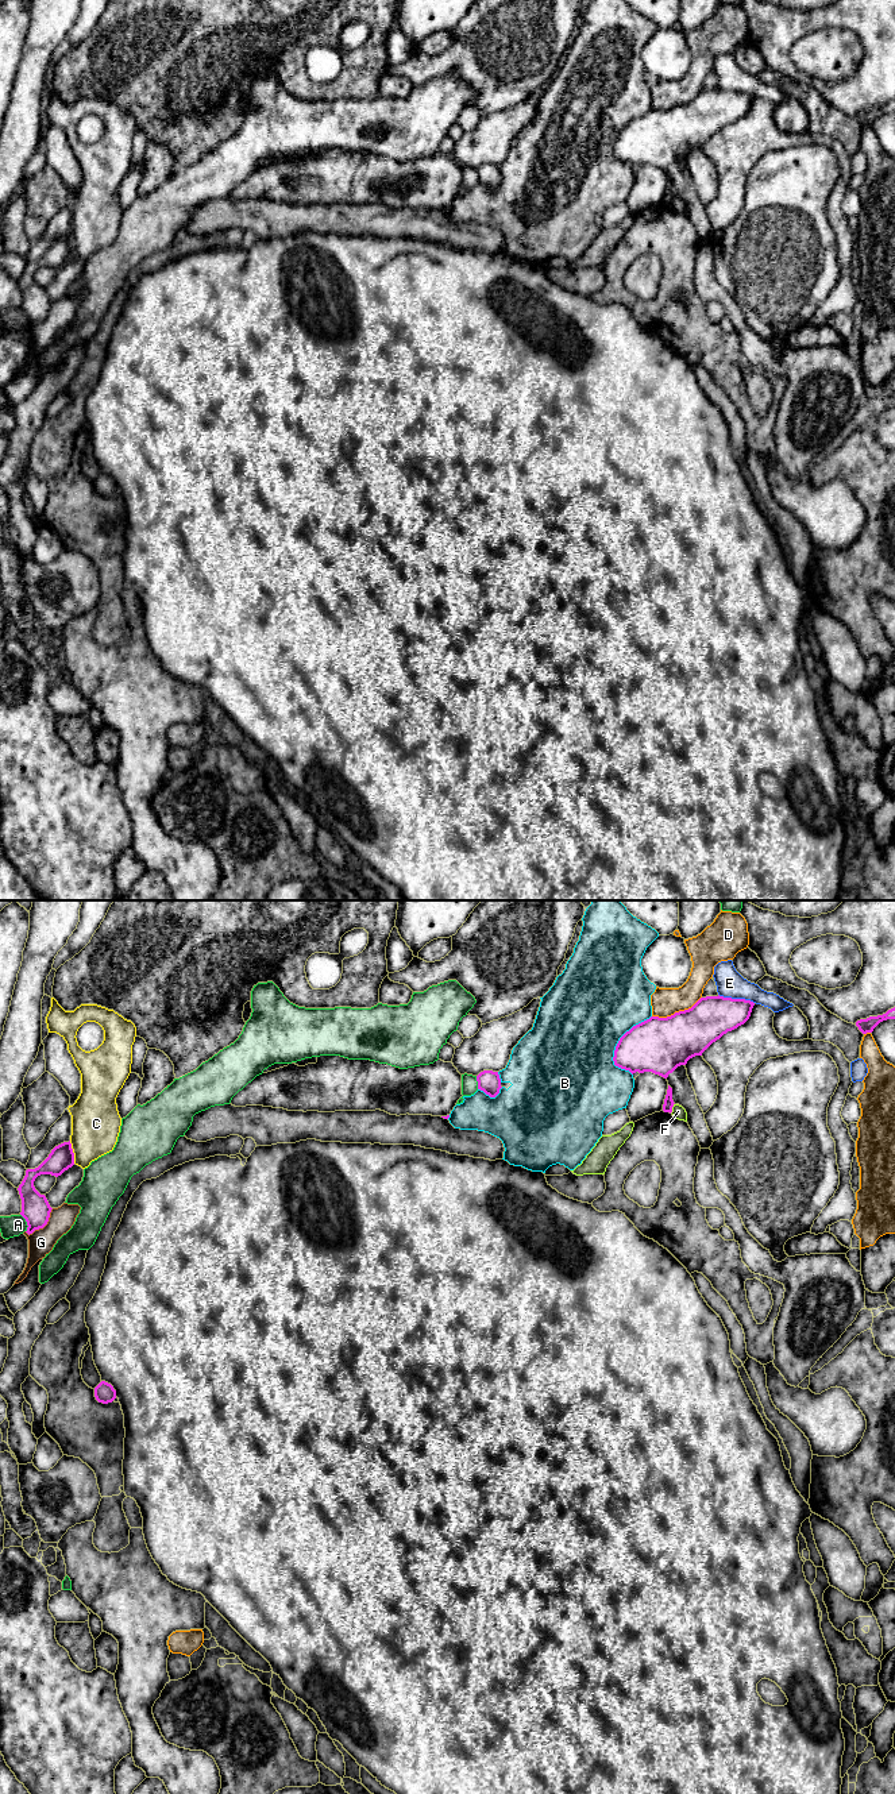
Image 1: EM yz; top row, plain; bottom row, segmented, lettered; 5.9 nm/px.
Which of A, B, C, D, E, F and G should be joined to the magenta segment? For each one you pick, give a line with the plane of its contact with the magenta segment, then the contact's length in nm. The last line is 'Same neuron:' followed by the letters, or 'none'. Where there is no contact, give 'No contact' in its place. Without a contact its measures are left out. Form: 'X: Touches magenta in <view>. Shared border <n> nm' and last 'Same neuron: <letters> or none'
Same neuron: none

